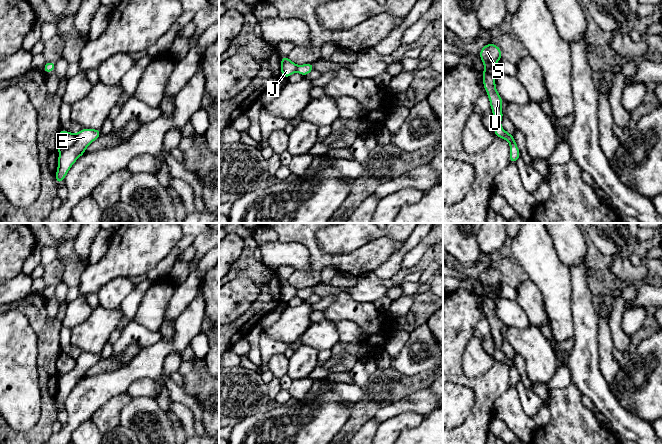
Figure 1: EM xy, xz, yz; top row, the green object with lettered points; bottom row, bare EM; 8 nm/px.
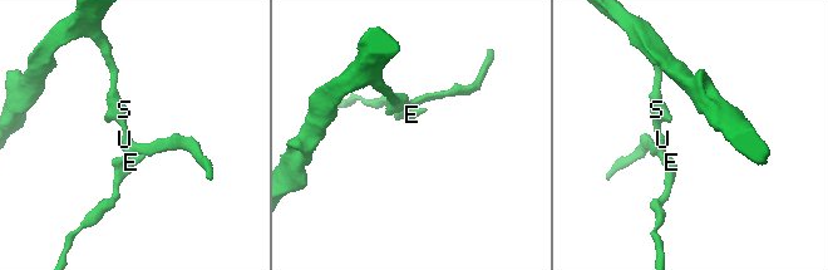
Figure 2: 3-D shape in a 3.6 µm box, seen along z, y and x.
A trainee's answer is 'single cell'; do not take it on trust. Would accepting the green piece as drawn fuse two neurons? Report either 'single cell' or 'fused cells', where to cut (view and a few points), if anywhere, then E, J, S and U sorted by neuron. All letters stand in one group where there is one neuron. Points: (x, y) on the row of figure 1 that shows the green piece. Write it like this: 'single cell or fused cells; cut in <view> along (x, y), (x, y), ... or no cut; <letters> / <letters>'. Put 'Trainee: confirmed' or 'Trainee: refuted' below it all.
fused cells; cut in xy along (76, 134), (74, 143), (69, 148), (59, 152); E / J S U
Trainee: refuted

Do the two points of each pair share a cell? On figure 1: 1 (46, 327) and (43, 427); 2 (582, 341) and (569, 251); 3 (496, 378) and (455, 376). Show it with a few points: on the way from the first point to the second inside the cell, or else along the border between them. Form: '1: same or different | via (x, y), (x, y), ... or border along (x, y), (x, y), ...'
1: same | via (46, 352), (45, 388), (47, 402)
2: different | border along (587, 265), (576, 263), (569, 268)
3: same | via (486, 382), (465, 381)

